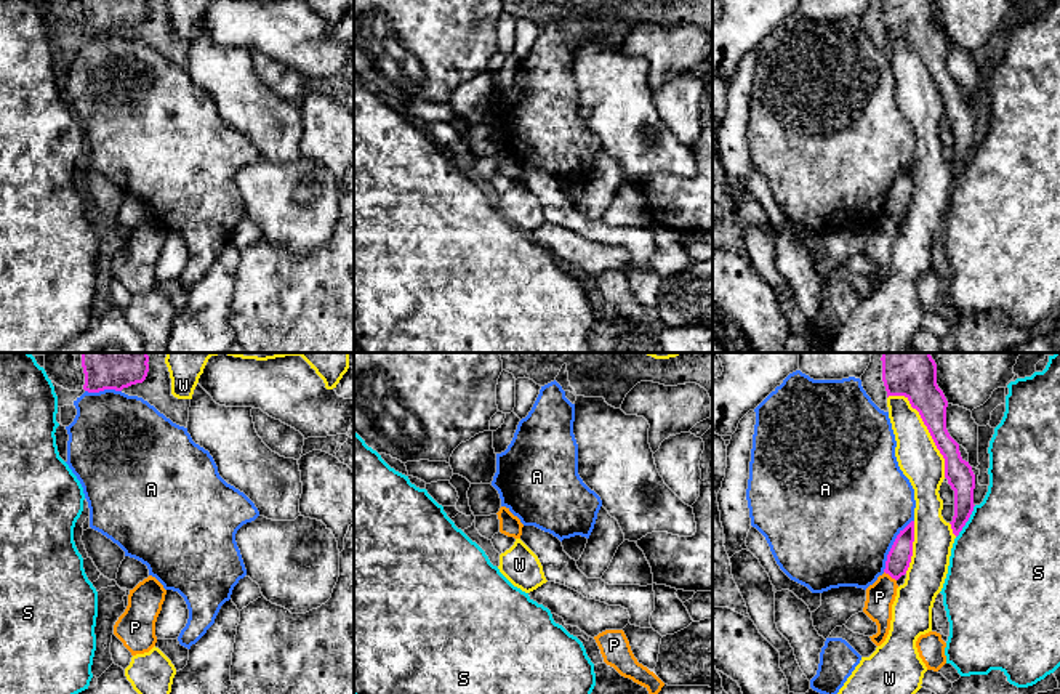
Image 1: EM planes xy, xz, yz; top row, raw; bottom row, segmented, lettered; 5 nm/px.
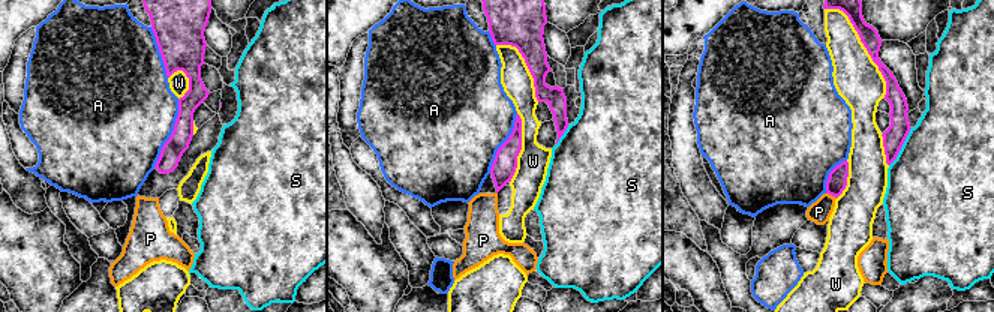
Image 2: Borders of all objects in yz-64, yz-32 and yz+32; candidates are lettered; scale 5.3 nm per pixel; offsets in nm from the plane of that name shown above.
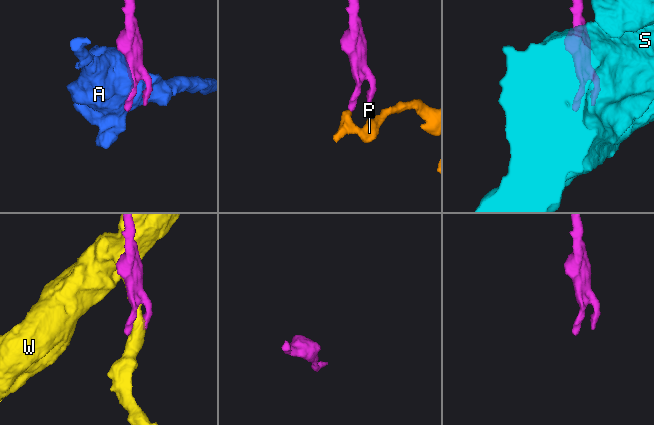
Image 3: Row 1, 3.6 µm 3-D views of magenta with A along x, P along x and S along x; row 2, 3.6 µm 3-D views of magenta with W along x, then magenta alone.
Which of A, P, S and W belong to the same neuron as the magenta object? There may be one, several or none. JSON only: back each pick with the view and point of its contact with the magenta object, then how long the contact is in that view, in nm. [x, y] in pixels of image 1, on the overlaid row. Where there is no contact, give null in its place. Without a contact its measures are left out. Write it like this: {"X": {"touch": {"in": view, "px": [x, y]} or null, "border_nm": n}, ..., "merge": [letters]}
{"merge": []}

